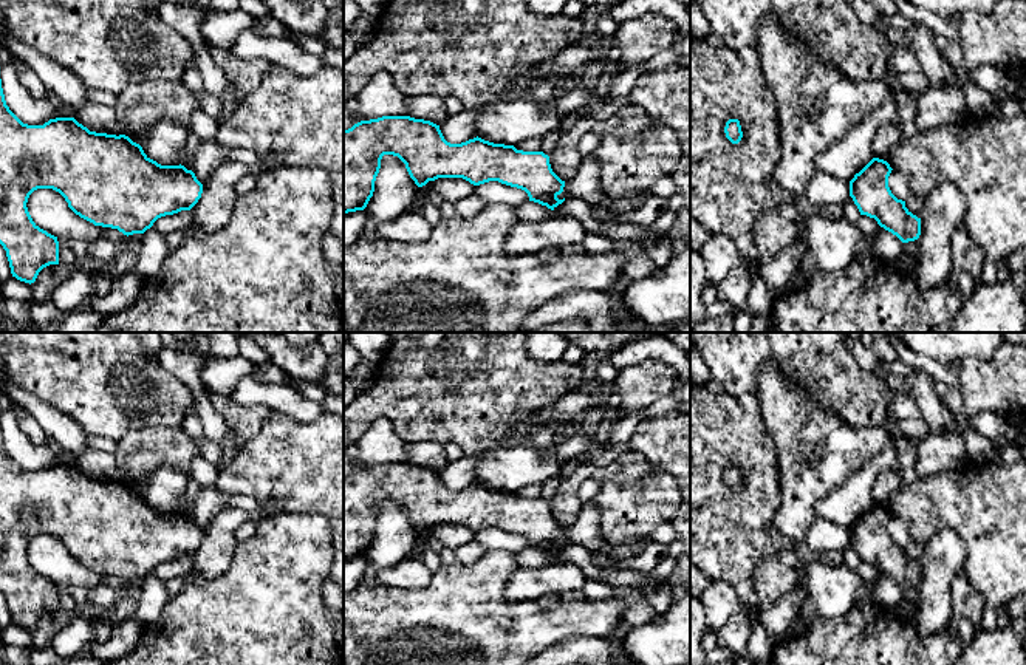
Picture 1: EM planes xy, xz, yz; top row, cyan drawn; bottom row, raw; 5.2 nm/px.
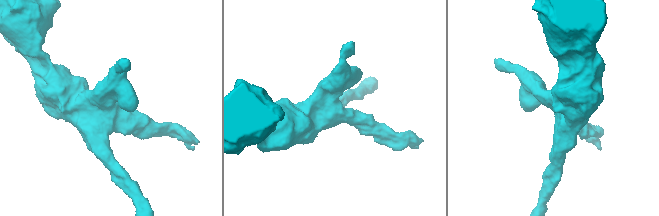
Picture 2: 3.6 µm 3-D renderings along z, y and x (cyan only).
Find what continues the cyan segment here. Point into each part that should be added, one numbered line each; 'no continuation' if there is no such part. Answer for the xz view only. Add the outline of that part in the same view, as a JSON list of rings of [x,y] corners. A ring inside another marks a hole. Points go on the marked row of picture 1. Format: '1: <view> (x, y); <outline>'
no continuation

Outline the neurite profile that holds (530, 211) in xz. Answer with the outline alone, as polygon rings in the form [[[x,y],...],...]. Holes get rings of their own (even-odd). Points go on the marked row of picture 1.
[[[526,201],[522,206],[515,207],[520,220],[523,221],[543,221],[549,217],[552,217],[552,210],[546,206],[542,206],[534,201]]]

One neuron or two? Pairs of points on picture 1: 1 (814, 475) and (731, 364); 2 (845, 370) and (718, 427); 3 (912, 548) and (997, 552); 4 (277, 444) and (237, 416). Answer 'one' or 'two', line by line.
1: two
2: two
3: two
4: two

